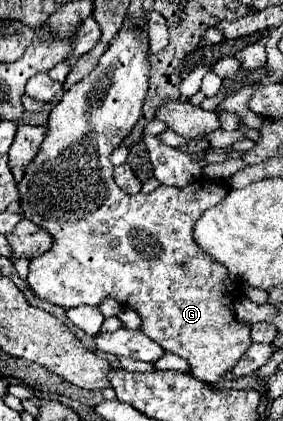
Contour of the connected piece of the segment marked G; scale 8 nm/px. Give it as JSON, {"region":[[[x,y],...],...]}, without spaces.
{"region":[[[128,17],[112,39],[110,47],[100,57],[98,67],[74,83],[62,101],[50,111],[46,139],[36,155],[36,161],[24,169],[24,179],[18,185],[22,213],[44,227],[52,237],[52,249],[30,261],[28,285],[42,301],[64,309],[76,305],[100,305],[104,297],[114,297],[124,307],[134,309],[142,317],[142,331],[166,351],[184,357],[190,363],[190,373],[206,383],[218,383],[250,349],[250,325],[240,323],[232,311],[236,295],[242,295],[242,285],[228,277],[228,269],[202,253],[194,239],[194,223],[200,215],[224,199],[230,187],[224,181],[202,177],[186,187],[160,185],[152,193],[126,195],[116,185],[110,163],[110,153],[122,143],[142,115],[144,97],[150,81],[148,33],[134,25]]]}

